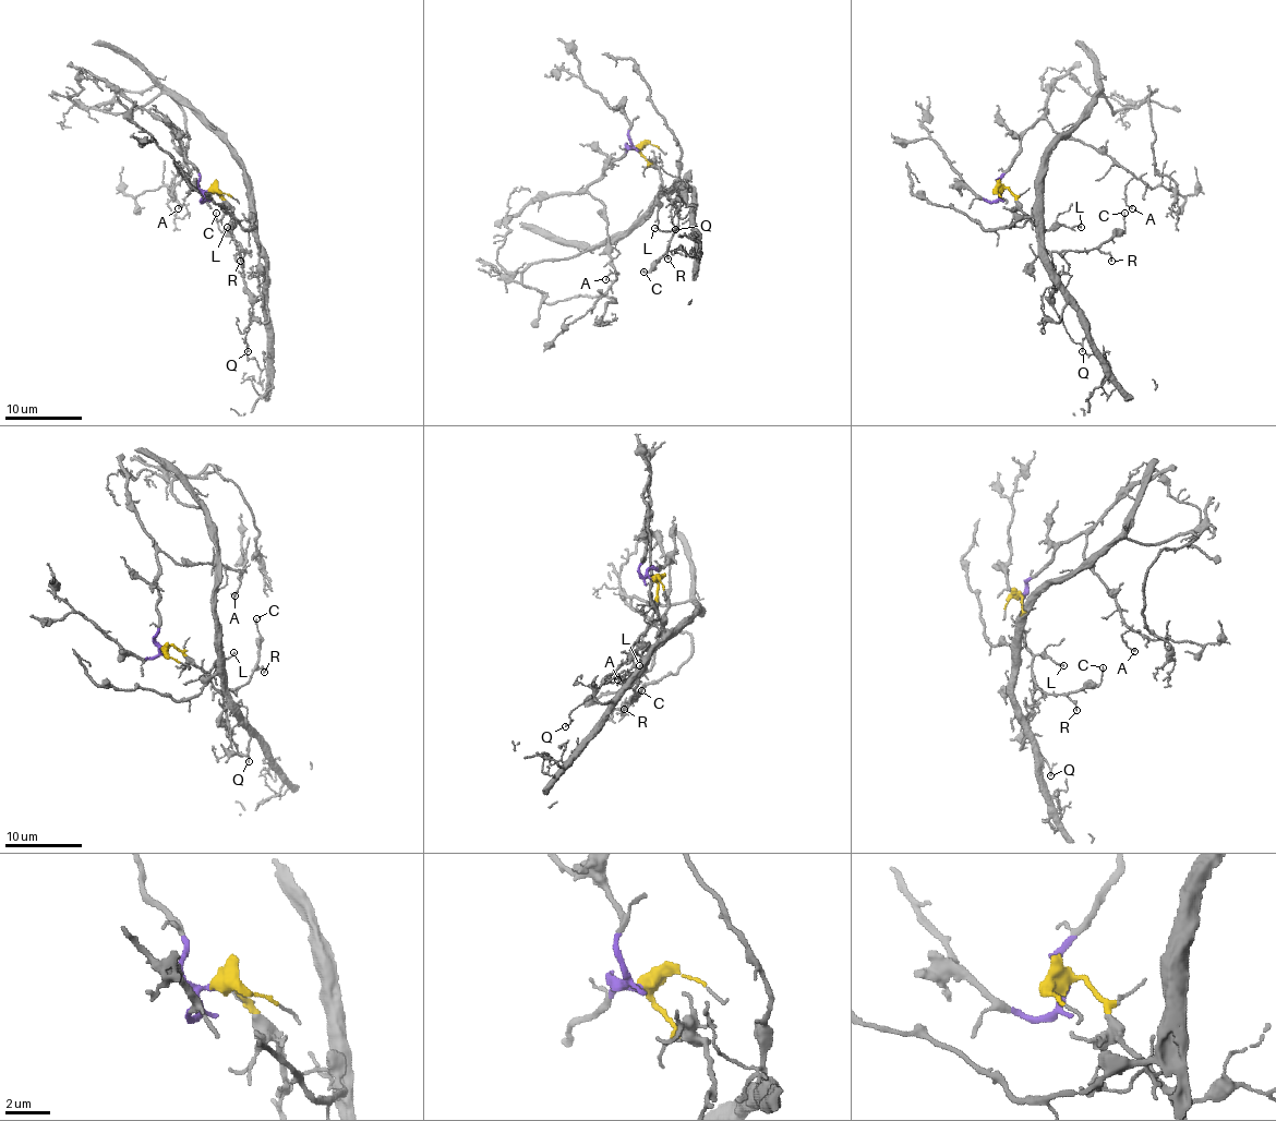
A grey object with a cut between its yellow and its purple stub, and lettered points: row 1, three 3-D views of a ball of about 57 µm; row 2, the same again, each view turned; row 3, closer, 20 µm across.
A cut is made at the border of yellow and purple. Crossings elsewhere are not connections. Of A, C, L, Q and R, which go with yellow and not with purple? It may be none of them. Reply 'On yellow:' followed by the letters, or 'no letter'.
On yellow: C, L, Q, R

